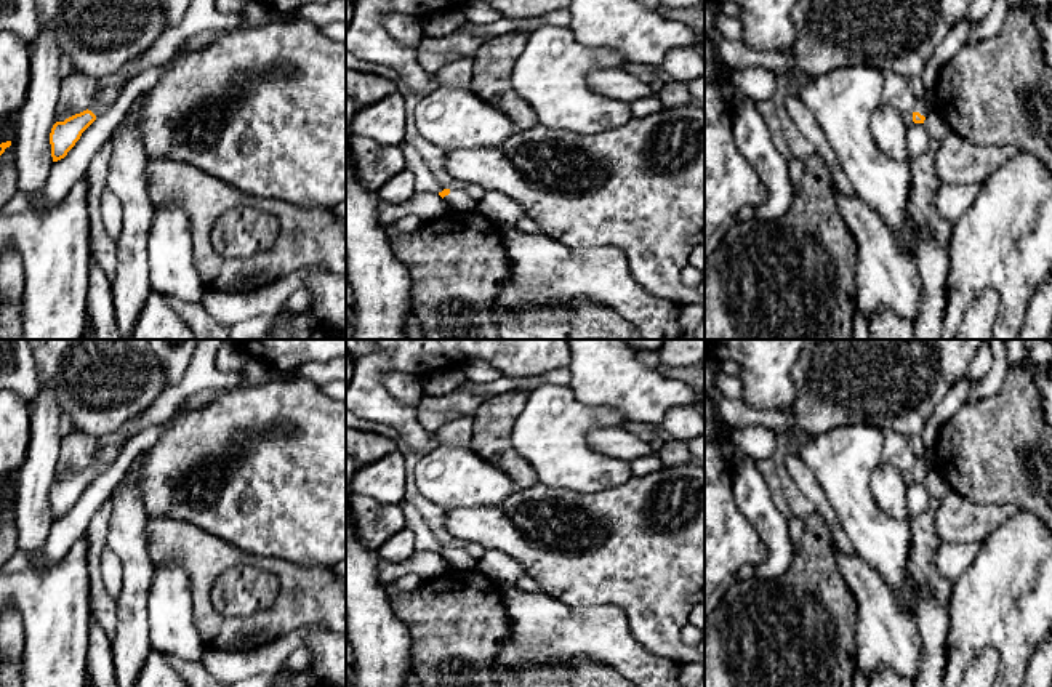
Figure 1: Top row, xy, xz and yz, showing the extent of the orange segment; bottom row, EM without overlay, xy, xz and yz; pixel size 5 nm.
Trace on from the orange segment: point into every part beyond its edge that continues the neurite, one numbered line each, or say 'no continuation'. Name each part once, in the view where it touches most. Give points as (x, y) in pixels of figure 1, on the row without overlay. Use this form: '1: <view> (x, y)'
1: yz (921, 465)

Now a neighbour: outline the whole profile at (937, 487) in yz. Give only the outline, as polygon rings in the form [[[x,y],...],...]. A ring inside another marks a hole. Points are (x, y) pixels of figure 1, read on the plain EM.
[[[935,468],[926,476],[924,485],[929,498],[938,503],[951,492],[948,482]]]

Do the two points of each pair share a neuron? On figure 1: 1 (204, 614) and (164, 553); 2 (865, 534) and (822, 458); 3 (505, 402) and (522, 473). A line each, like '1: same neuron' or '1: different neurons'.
1: same neuron
2: same neuron
3: same neuron

